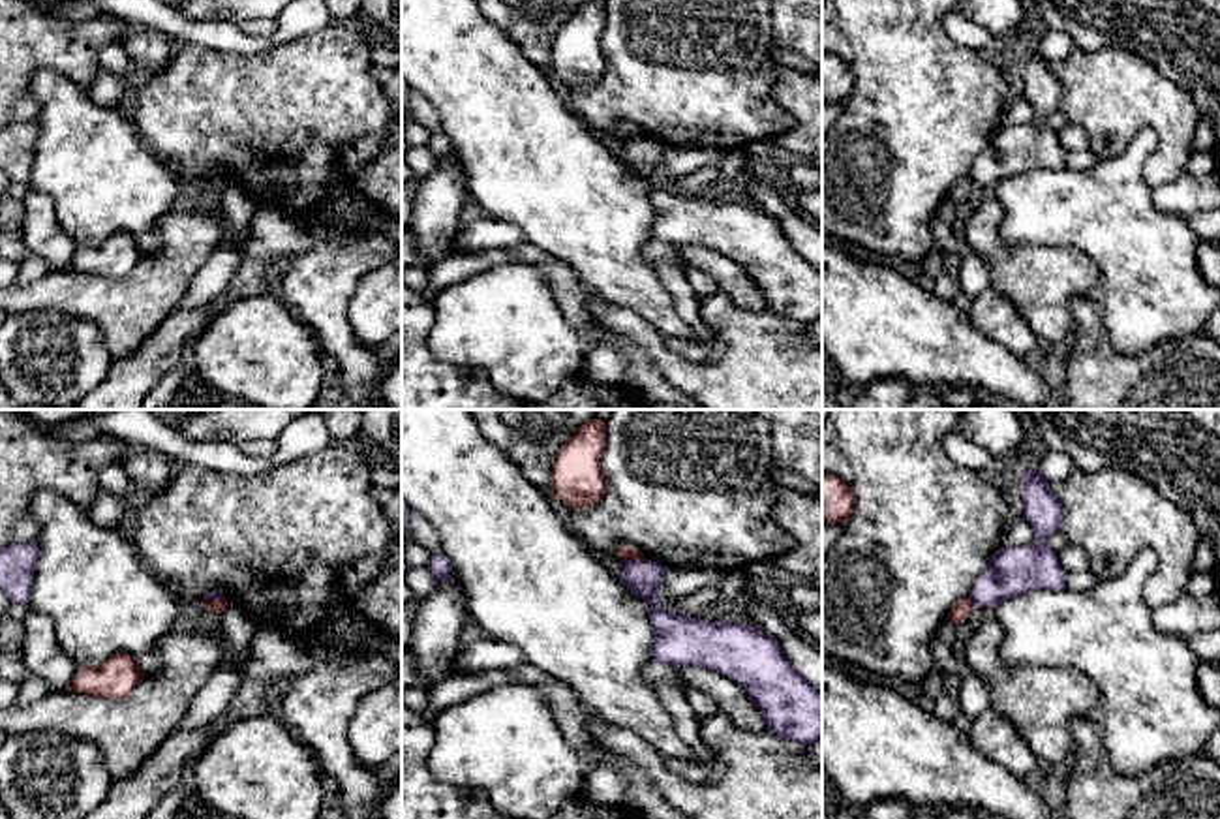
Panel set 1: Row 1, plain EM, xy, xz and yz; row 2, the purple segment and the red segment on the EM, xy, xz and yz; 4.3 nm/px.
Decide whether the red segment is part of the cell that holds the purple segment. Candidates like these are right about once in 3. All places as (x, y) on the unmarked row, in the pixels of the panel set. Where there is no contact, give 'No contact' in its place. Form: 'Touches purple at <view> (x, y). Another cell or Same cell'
Touches purple at xz (635, 139). Another cell

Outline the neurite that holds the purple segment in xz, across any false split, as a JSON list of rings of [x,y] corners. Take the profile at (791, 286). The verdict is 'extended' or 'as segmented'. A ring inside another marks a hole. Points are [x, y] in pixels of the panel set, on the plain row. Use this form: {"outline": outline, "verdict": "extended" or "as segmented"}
{"outline": [[[623,139],[618,154],[621,163],[649,184],[651,239],[678,248],[713,248],[743,267],[768,312],[800,325],[822,319],[822,272],[786,240],[777,218],[749,203],[668,192],[655,178],[664,152],[659,141]]], "verdict": "as segmented"}

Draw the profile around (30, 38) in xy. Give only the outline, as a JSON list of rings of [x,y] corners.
[[[0,0],[0,130],[38,116],[32,75],[53,70],[88,86],[99,70],[99,51],[122,41],[120,19],[66,19],[34,0]]]

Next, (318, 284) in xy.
[[[370,225],[351,227],[345,242],[334,242],[327,237],[300,254],[287,255],[280,263],[276,284],[280,286],[280,299],[304,321],[315,334],[323,357],[328,357],[338,366],[340,387],[345,400],[340,410],[381,410],[383,402],[379,385],[385,368],[375,353],[362,346],[349,323],[347,308],[357,291],[360,278],[377,267],[394,261],[400,248],[394,240]]]

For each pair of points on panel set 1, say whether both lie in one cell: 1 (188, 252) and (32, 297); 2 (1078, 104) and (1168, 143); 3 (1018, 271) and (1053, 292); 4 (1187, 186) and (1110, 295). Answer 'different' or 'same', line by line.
1: same
2: same
3: same
4: different

